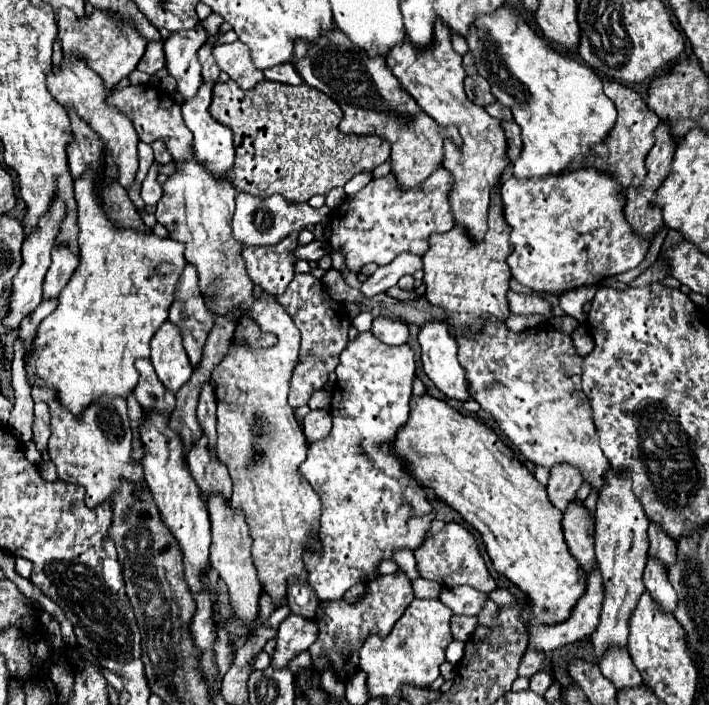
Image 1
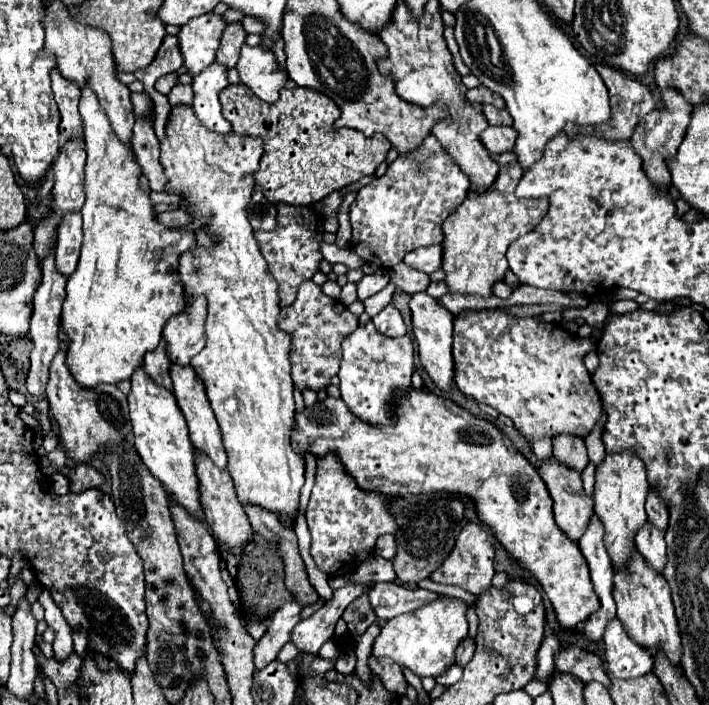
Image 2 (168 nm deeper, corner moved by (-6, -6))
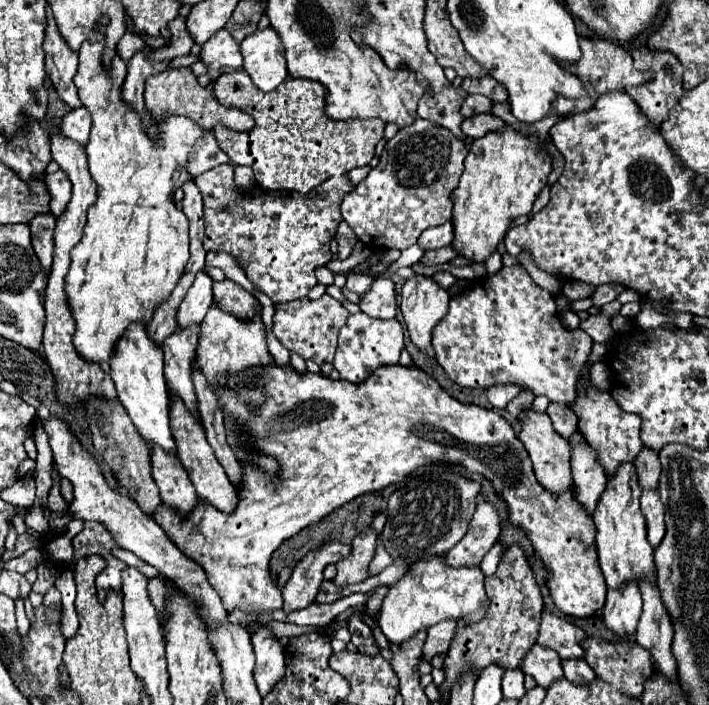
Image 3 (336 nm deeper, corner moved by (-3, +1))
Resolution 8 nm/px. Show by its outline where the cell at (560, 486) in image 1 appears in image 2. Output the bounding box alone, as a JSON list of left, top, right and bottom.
[552,436,588,472]

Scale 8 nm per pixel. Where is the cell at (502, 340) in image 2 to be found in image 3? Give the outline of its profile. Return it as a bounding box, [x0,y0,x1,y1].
[433,267,593,405]

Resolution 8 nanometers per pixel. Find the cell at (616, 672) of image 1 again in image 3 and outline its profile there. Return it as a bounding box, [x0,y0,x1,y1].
[601,585,641,641]

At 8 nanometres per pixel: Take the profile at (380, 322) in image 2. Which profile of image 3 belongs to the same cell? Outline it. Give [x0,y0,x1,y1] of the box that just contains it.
[361,277,397,319]

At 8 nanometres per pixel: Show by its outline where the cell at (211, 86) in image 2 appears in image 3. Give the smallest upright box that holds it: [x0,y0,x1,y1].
[201,29,243,83]

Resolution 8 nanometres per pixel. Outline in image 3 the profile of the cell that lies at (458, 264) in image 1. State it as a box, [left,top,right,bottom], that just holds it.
[453,125,551,263]

